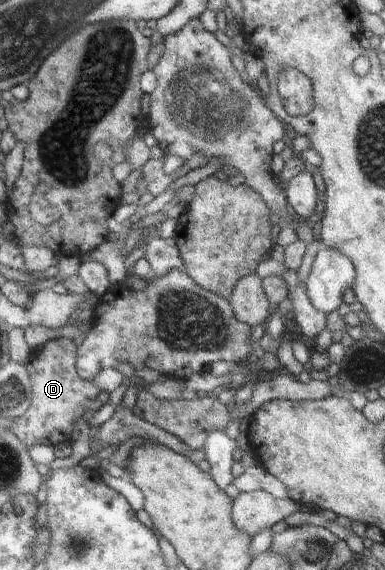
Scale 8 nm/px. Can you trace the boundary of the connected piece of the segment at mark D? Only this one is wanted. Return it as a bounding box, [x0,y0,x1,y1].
[21,338,99,449]

